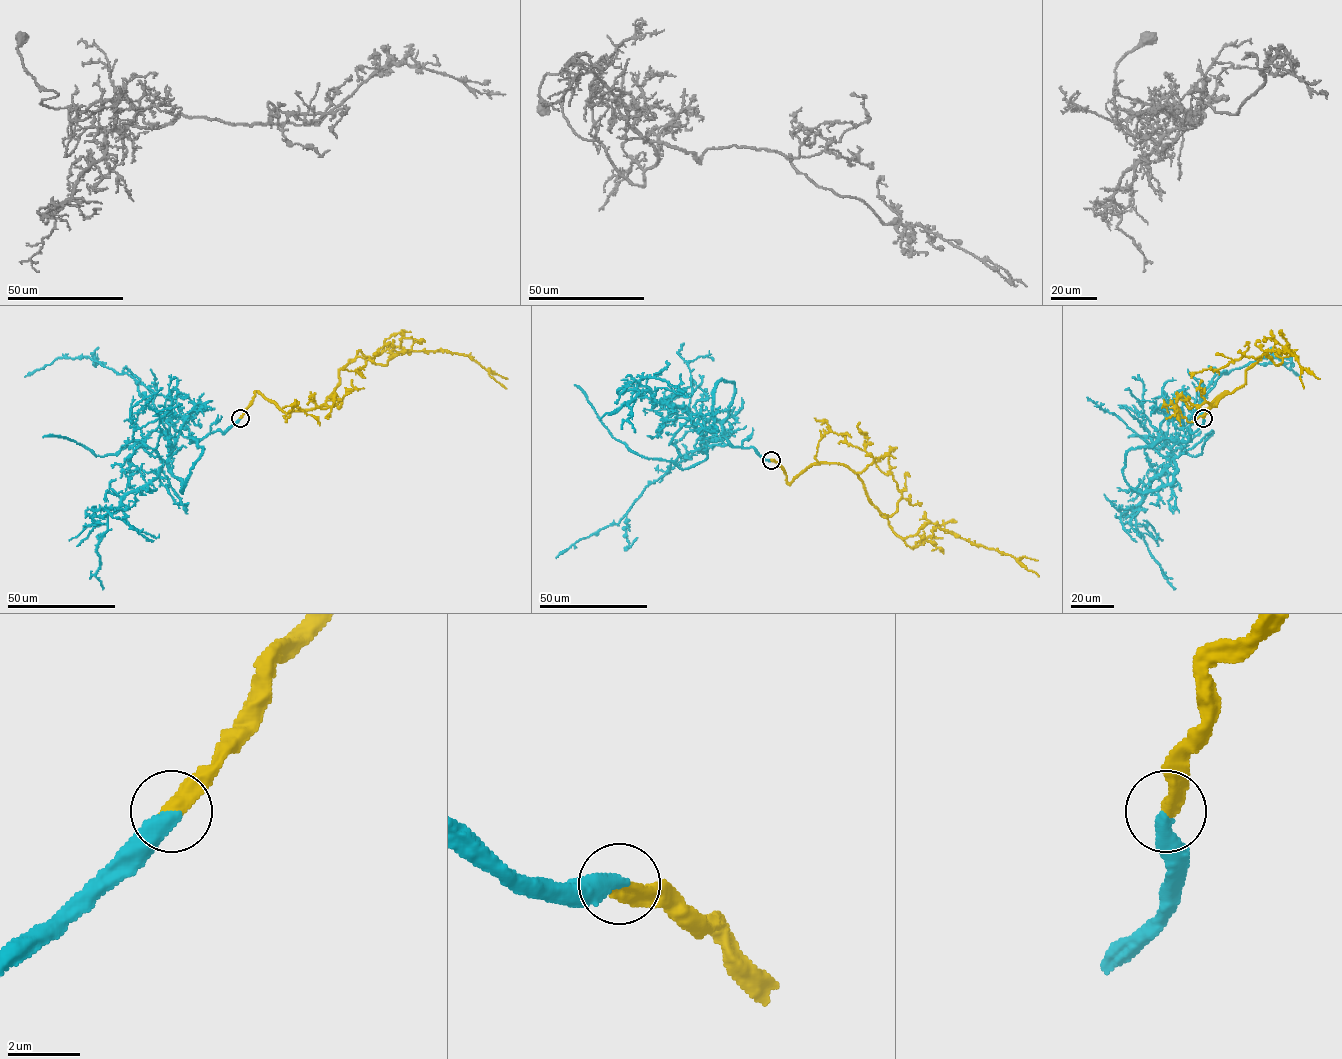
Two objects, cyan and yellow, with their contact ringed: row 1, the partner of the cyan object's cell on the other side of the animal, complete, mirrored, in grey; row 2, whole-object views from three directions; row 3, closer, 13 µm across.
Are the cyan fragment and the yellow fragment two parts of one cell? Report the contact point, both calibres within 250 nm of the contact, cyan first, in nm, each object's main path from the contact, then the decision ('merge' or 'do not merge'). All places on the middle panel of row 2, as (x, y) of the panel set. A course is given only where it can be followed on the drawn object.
(771, 460) | 480/420 nm | cyan via (771, 459), (751, 447), (701, 446), (703, 438), (706, 457), (686, 468), (637, 455), (614, 438), (574, 384) | yellow via (771, 459), (788, 483), (817, 463), (849, 467), (902, 539), (931, 522), (1017, 560), (1038, 560) | merge

